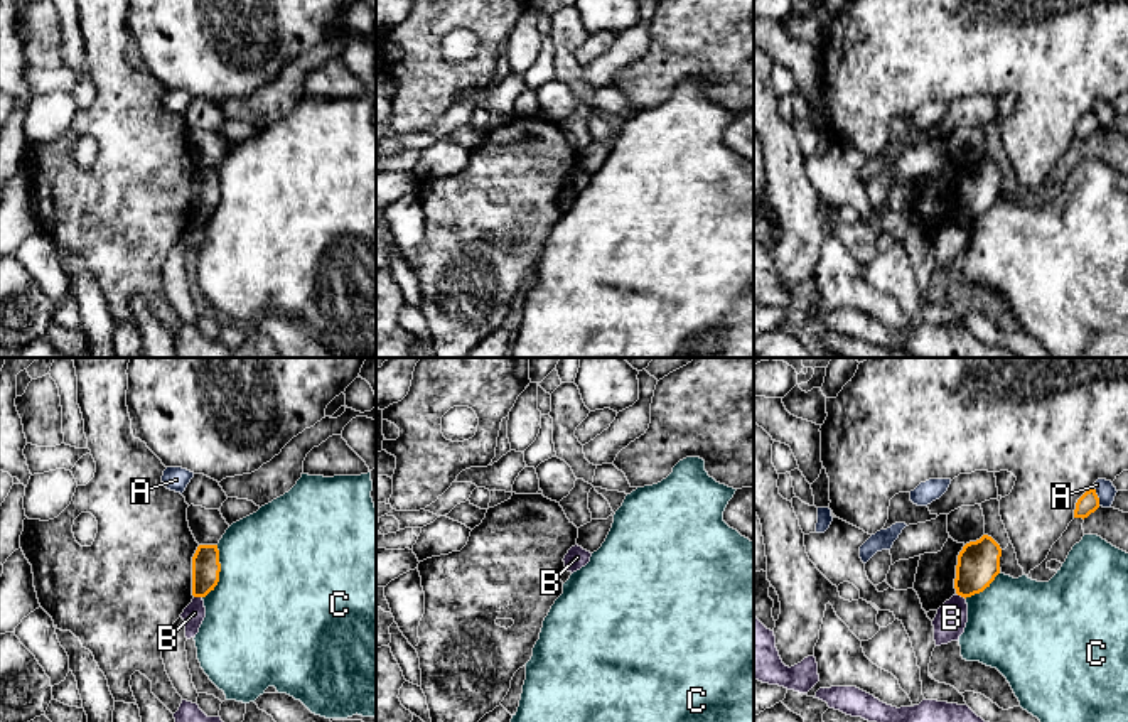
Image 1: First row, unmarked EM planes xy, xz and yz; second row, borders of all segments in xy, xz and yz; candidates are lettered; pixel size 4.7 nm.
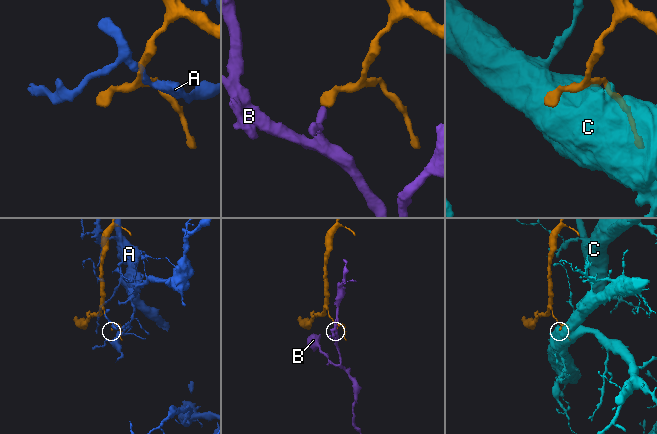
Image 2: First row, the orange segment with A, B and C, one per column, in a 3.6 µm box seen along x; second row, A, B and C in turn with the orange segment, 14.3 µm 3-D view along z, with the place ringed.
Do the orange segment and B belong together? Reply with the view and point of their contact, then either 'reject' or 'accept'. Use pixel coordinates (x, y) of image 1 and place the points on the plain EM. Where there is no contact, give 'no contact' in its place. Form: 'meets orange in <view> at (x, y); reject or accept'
meets orange in yz at (961, 218); reject

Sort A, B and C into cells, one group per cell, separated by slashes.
A / B / C

